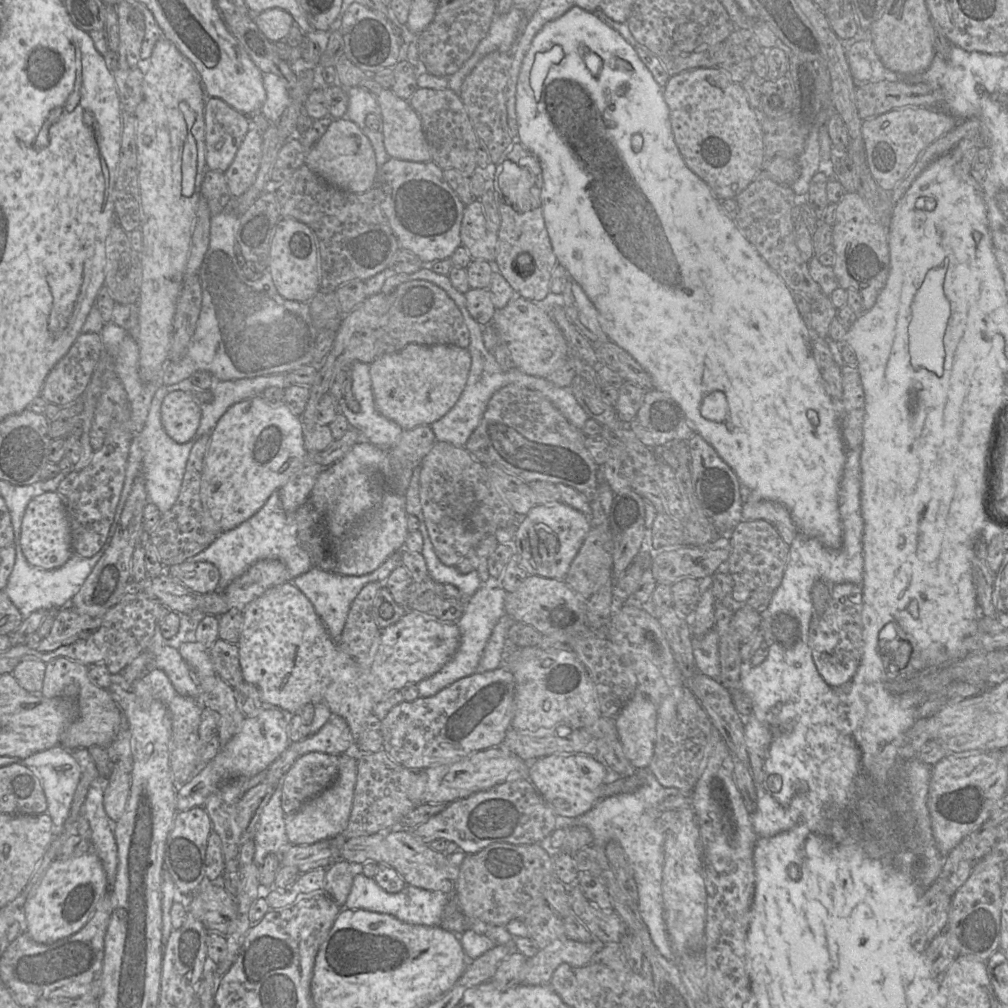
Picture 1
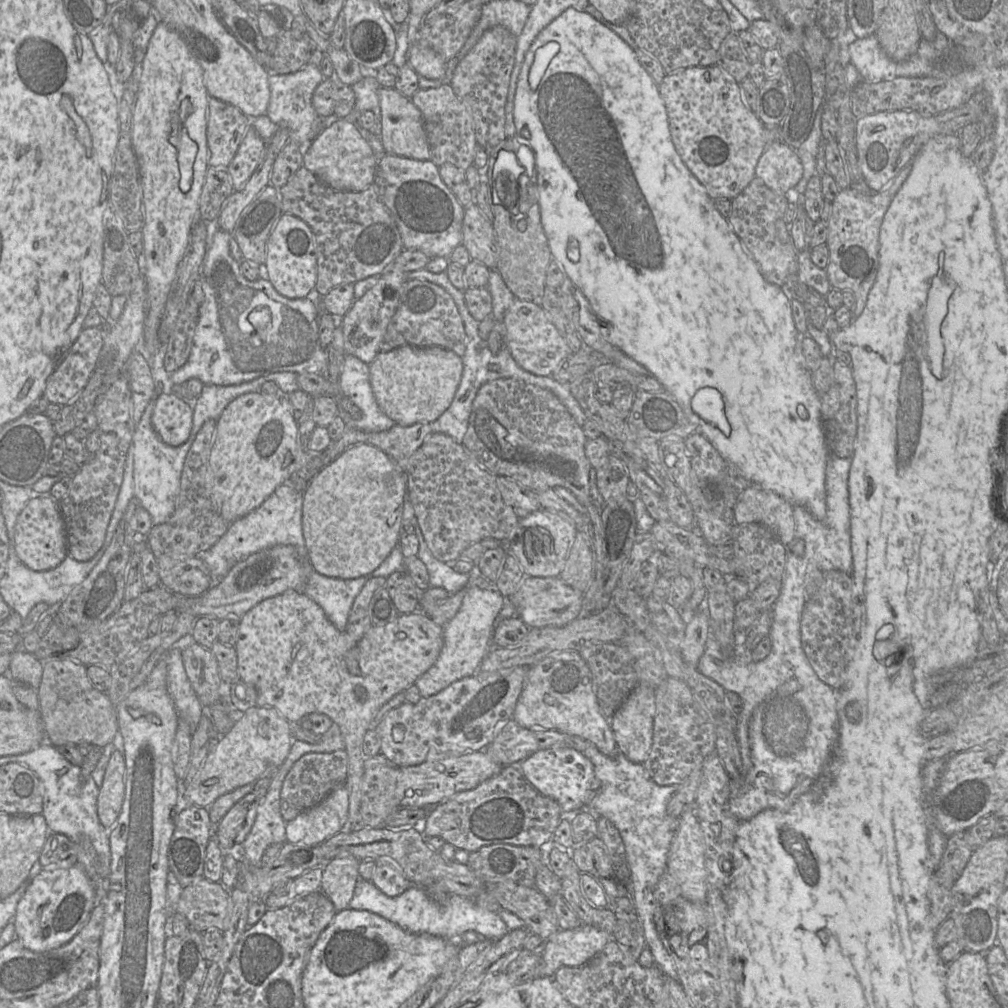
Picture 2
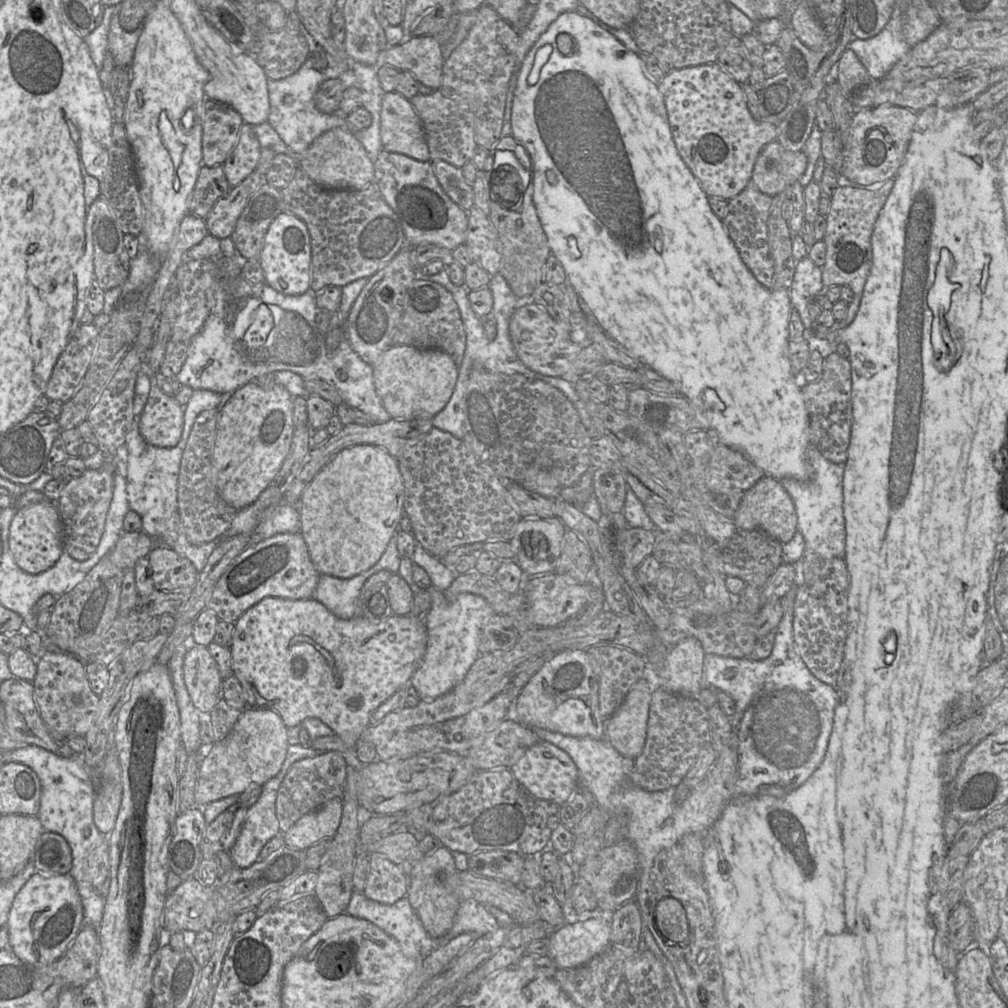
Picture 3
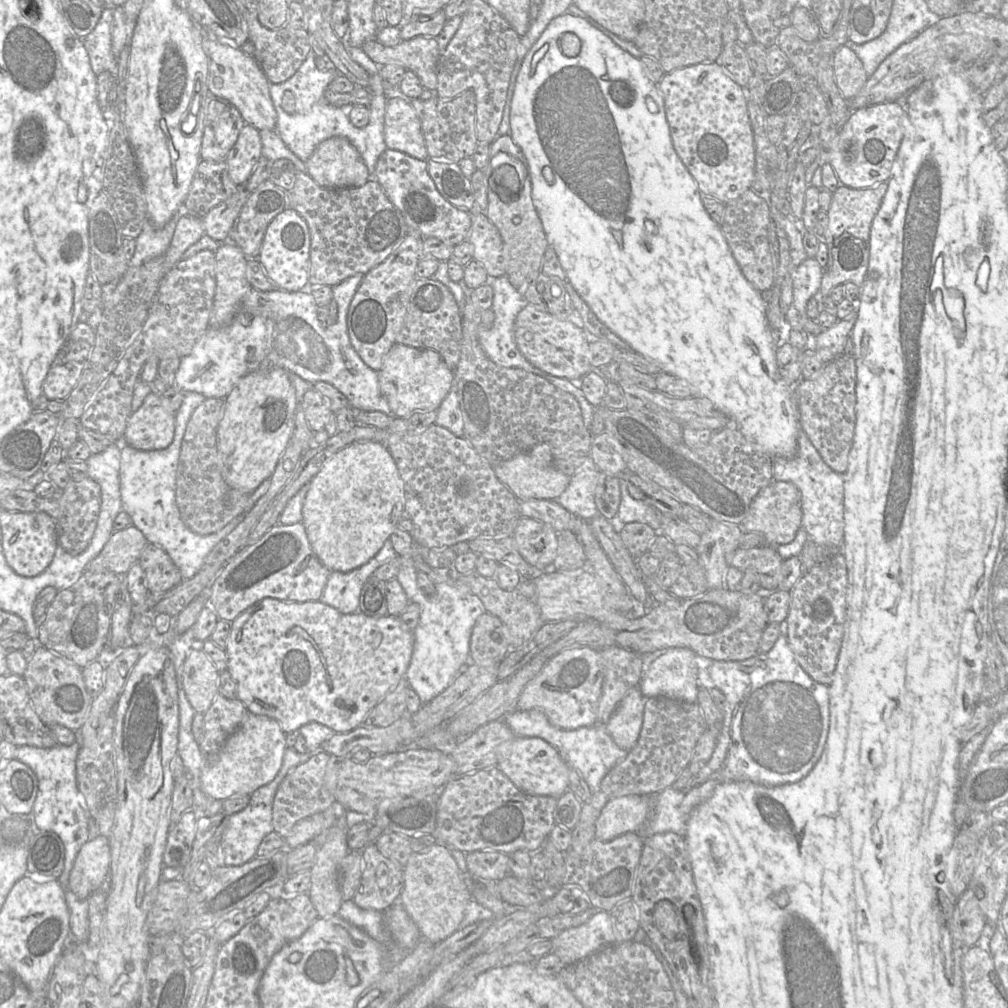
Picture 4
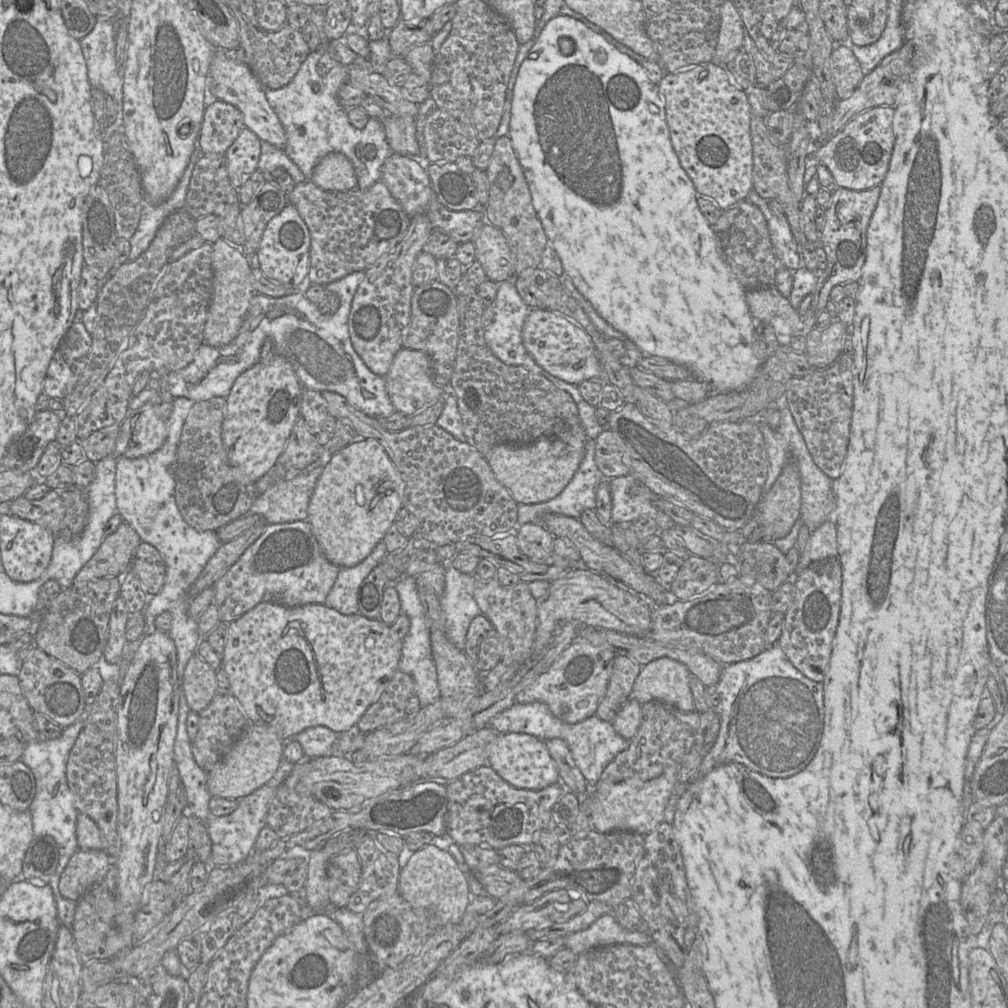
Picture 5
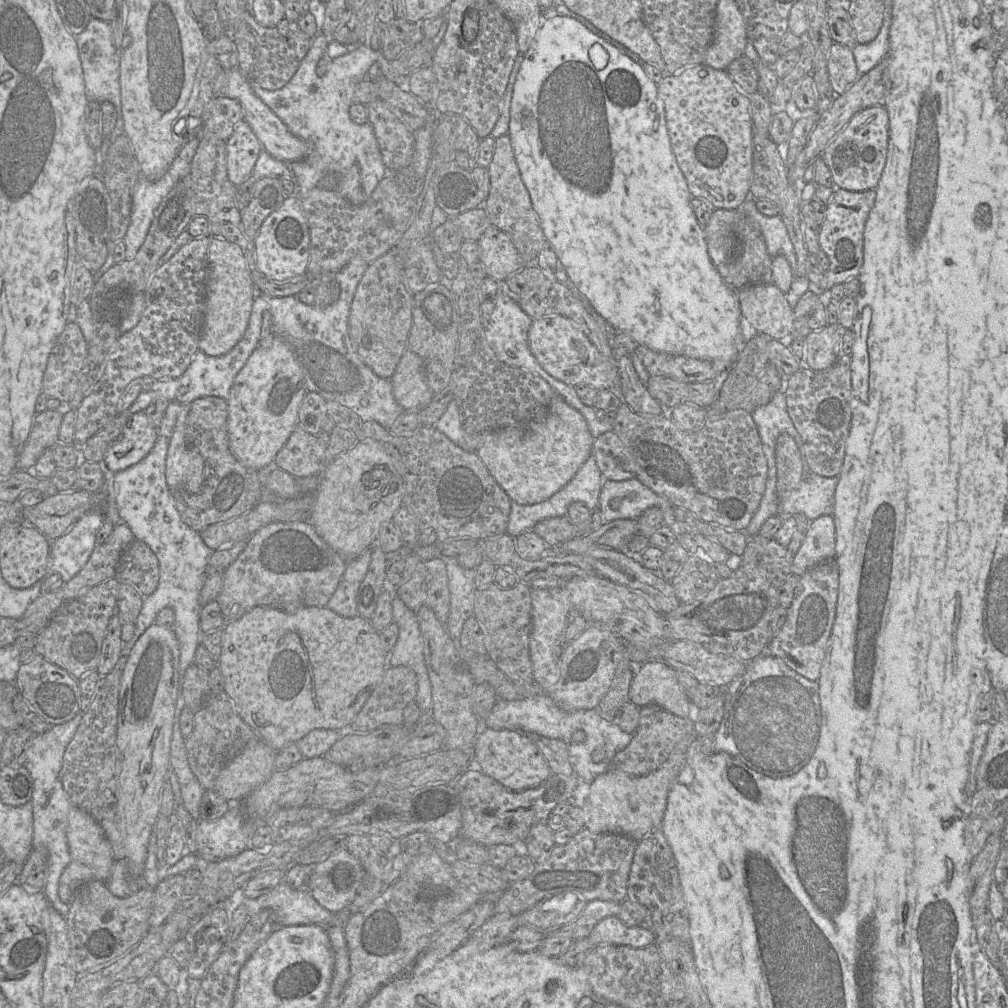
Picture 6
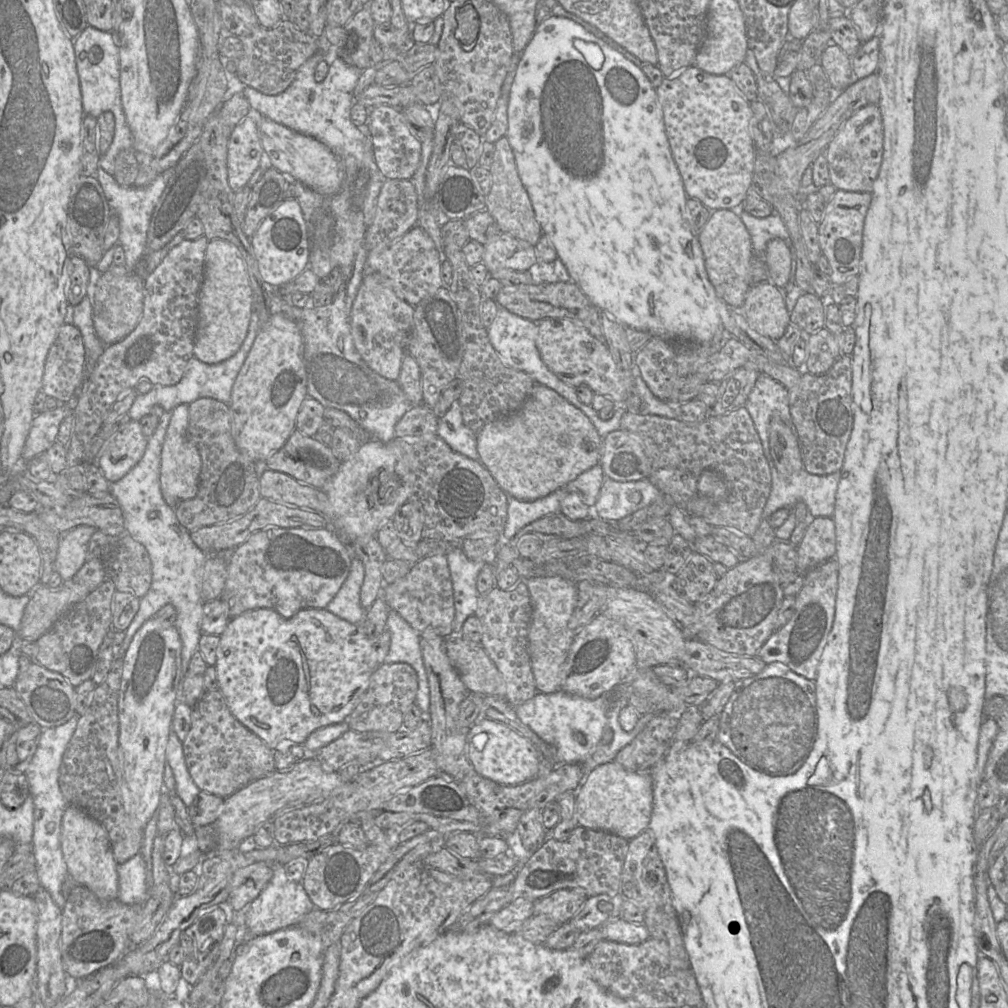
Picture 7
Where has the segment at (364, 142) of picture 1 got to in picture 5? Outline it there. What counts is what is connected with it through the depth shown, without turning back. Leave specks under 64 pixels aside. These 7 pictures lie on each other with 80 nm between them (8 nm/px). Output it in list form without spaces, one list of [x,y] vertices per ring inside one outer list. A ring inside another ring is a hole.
[[[341,153],[325,156],[315,166],[310,180],[324,191],[343,192],[357,188],[353,165]]]

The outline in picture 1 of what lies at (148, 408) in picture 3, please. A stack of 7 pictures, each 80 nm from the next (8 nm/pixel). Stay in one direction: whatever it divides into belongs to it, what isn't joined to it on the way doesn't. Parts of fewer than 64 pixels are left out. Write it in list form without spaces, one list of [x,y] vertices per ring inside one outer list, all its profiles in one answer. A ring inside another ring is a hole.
[[[183,391],[168,393],[161,404],[161,422],[165,432],[176,443],[192,440],[201,421],[201,405]]]

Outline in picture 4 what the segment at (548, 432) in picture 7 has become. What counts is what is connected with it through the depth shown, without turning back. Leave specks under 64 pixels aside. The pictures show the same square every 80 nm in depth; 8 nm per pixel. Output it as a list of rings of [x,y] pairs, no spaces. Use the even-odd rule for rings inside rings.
[[[547,443],[537,444],[526,452],[498,463],[493,469],[499,481],[502,482],[518,500],[556,499],[564,492],[570,482],[570,477],[554,466],[552,450]]]

